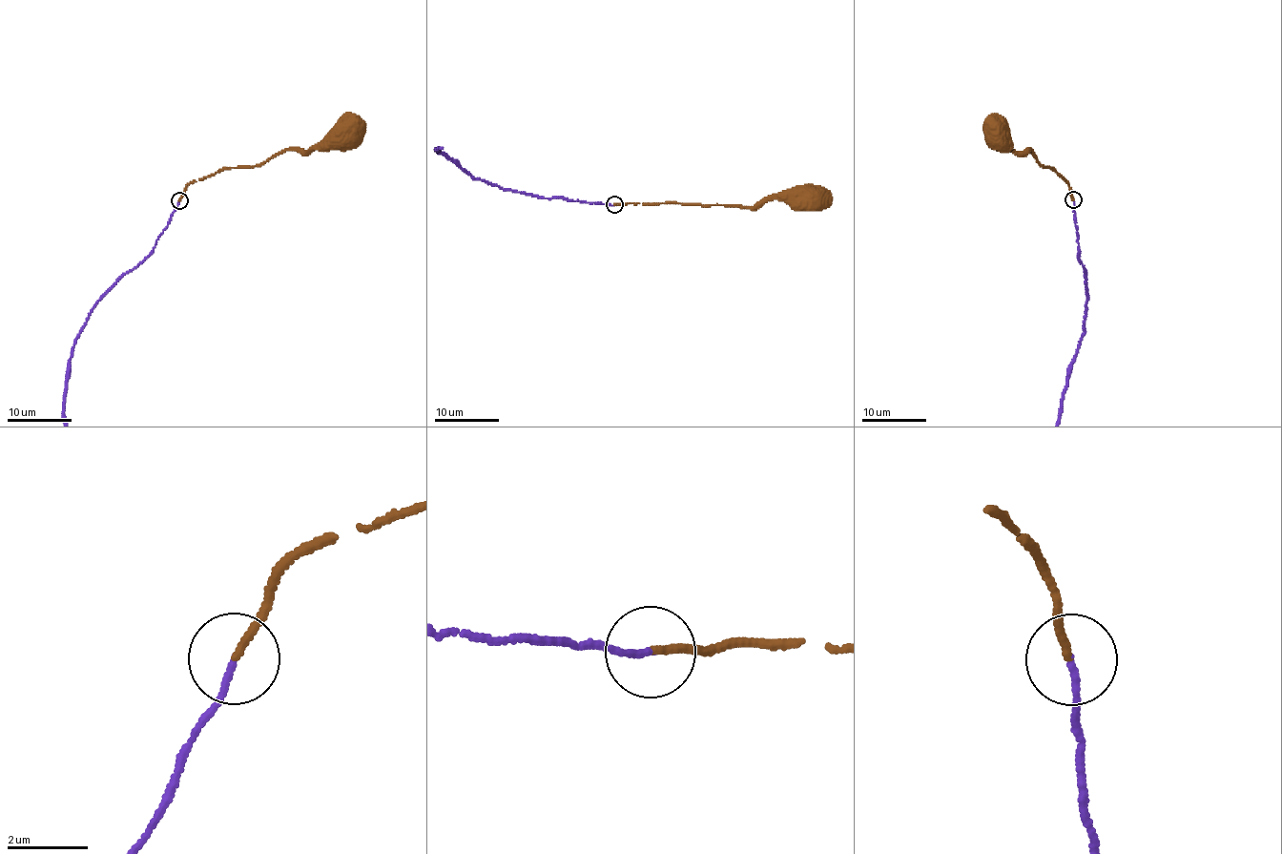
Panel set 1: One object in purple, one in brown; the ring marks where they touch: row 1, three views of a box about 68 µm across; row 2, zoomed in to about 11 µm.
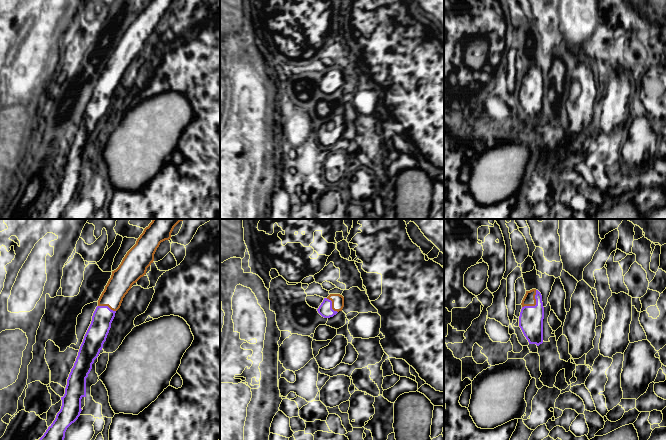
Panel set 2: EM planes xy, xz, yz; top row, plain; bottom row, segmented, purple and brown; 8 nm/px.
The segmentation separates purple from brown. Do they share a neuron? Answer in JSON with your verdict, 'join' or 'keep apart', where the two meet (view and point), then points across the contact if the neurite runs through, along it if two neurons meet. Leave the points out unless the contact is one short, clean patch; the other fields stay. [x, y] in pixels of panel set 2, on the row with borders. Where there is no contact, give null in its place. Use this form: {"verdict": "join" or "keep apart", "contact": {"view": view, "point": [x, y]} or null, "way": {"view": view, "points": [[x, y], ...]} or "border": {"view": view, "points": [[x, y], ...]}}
{"verdict": "join", "contact": {"view": "yz", "point": [536, 304]}, "way": {"view": "yz", "points": [[531, 318], [532, 308], [536, 304], [529, 299]]}}

